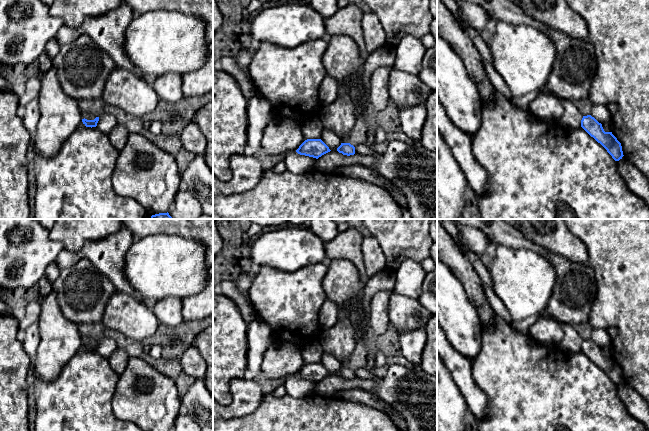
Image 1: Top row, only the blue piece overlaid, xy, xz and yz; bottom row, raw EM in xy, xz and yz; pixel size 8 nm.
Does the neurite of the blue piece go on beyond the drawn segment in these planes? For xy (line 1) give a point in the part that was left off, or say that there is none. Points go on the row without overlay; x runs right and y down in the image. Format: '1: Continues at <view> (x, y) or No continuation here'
1: No continuation here

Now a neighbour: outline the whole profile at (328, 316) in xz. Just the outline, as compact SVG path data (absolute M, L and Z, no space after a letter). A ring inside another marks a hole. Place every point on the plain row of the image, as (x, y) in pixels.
M326 299L319 313L319 323L322 330L324 331L334 326L338 321L338 317L339 311L336 304L330 299Z

